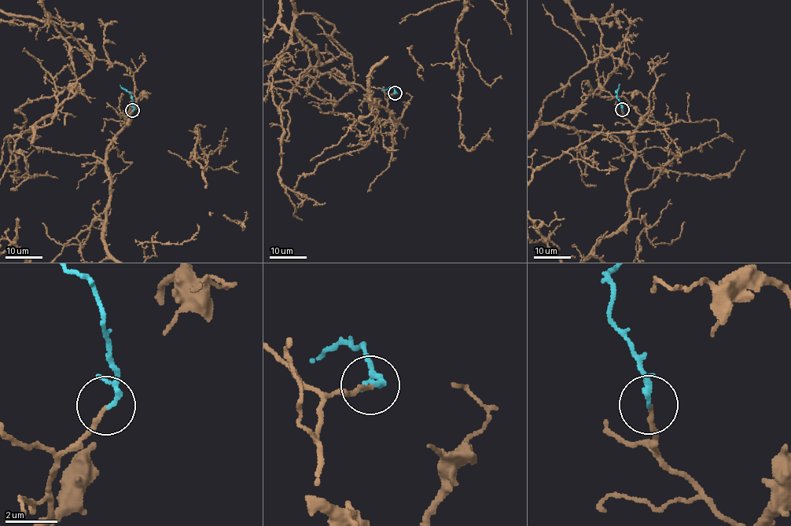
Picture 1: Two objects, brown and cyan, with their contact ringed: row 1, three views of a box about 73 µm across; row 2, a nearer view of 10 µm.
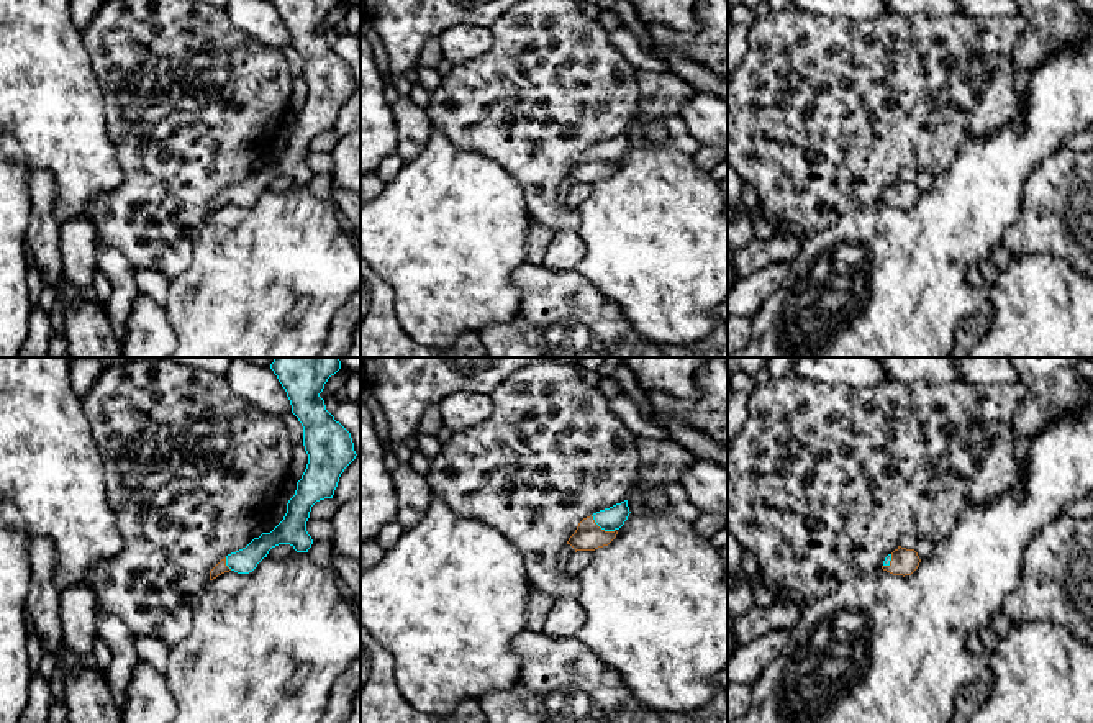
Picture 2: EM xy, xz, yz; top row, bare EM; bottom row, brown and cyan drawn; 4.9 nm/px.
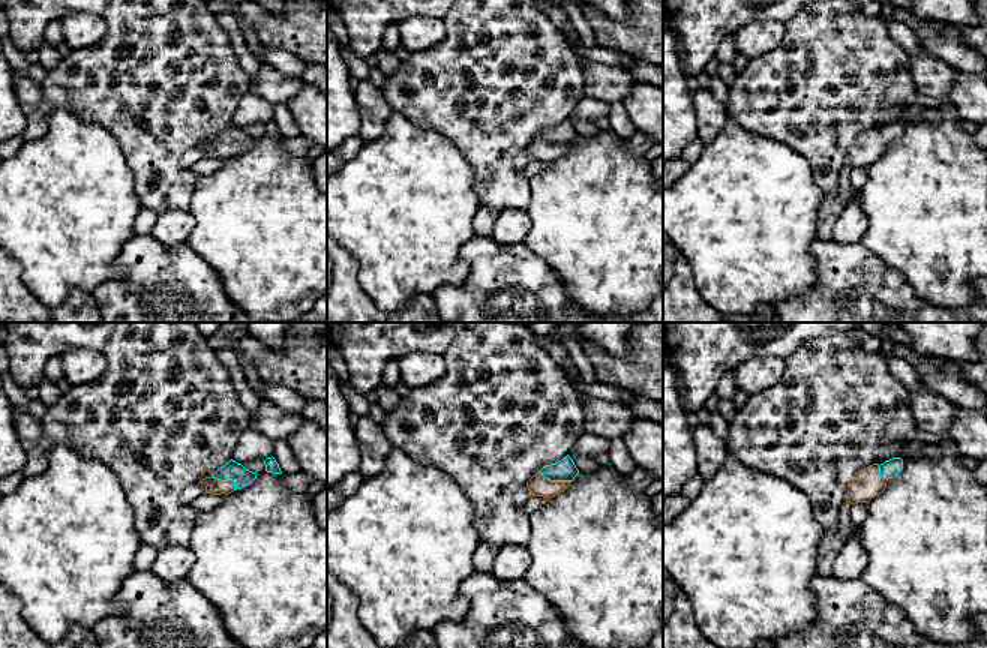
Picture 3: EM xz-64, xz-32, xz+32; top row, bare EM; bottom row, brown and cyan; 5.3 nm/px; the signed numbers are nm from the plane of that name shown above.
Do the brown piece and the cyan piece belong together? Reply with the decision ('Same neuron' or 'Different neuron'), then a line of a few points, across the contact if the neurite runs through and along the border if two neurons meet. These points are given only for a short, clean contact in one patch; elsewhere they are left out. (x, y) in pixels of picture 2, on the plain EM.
Same neuron. Line: xz (589, 169), (600, 161), (612, 151)

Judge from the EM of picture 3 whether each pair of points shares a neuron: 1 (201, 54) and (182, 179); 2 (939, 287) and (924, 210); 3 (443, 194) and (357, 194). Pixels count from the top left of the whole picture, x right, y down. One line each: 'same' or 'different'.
1: same
2: same
3: same

